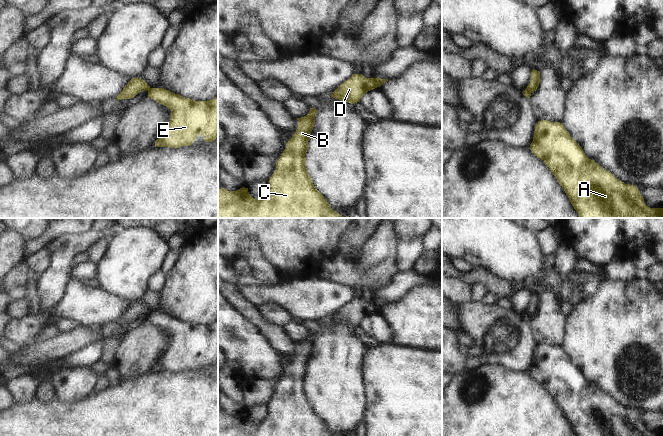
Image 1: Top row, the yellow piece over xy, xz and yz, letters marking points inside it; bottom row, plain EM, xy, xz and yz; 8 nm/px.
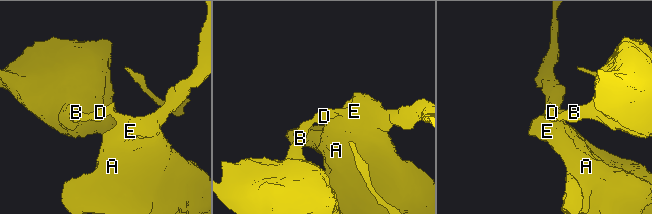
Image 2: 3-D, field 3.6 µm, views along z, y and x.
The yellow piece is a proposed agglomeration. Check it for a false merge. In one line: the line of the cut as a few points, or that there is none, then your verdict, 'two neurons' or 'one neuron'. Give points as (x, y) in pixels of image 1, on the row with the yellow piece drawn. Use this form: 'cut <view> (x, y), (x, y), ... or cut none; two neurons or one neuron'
cut xz (372, 78), (378, 86); two neurons

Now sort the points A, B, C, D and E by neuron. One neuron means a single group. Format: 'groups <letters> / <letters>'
groups A E / B C D

